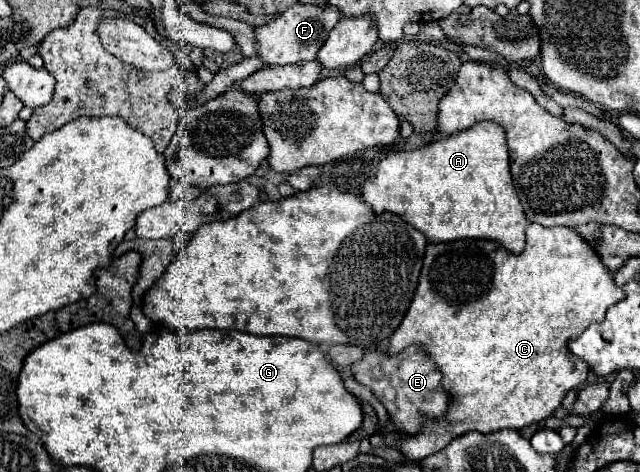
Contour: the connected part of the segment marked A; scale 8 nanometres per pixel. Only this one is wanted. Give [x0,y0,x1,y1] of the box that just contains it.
[363,121,527,253]

